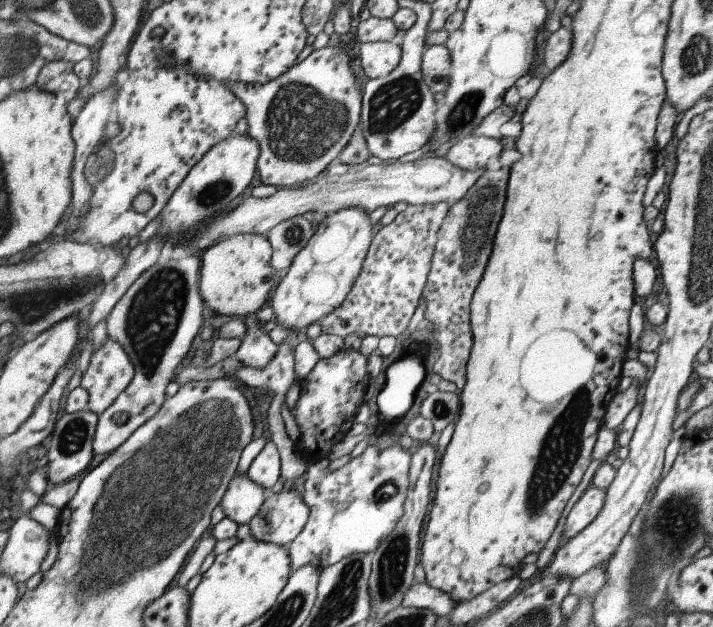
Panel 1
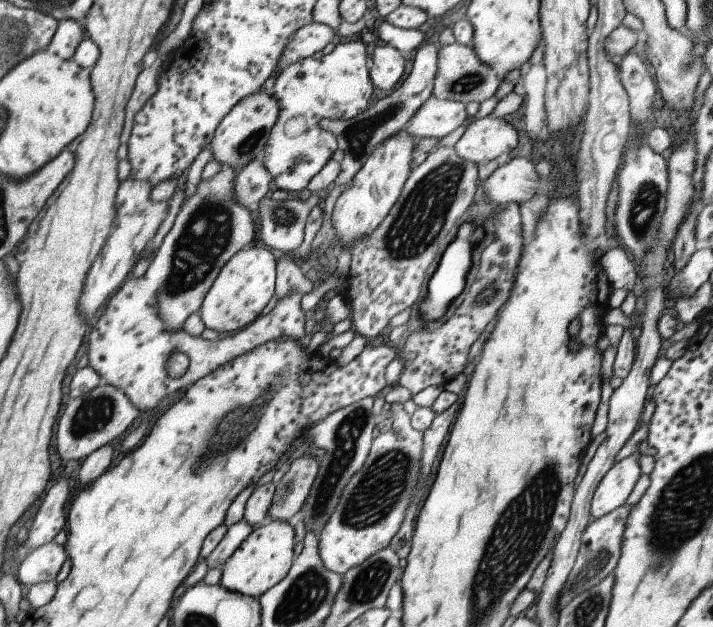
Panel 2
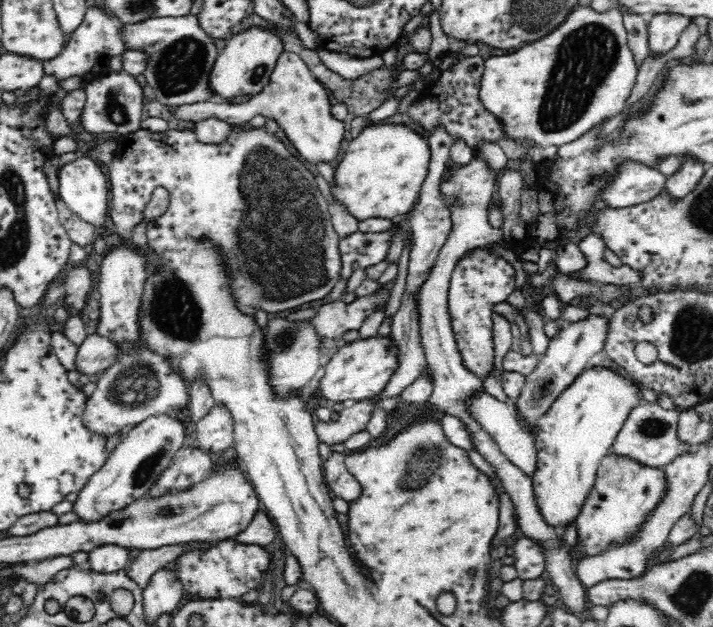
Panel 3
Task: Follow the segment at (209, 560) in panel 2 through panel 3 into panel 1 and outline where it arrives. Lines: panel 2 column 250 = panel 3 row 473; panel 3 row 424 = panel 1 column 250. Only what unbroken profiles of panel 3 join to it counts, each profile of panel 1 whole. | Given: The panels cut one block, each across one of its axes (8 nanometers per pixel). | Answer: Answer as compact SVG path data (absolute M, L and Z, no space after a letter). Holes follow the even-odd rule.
M246 474L237 477L233 476L228 482L219 503L225 517L230 518L238 526L239 524L248 524L251 518L255 516L255 513L263 504L265 495L266 492L257 483L250 481Z

